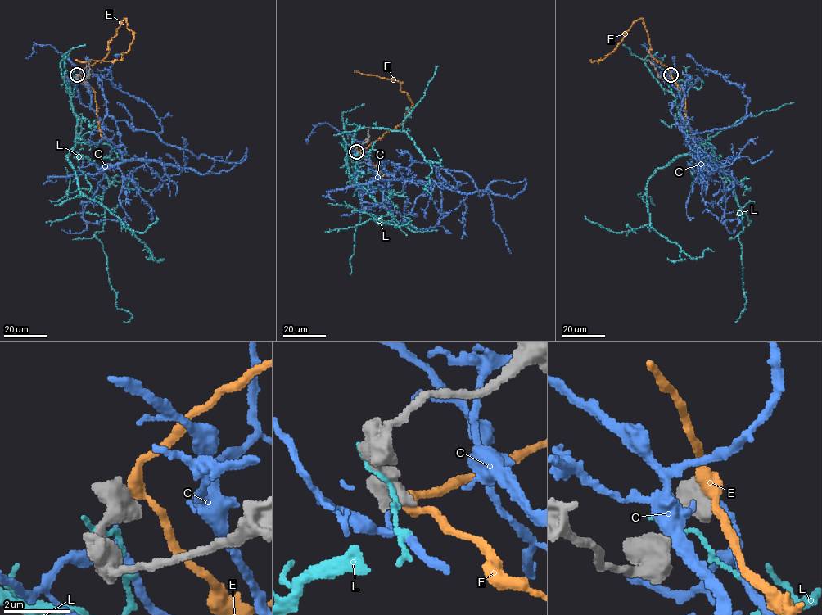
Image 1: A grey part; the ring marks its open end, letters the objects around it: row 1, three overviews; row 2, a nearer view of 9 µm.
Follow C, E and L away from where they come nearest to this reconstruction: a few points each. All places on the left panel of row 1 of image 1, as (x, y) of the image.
C: (78, 74), (124, 159), (203, 174), (246, 157), (166, 144), (155, 112), (112, 83), (119, 56)
E: (79, 74), (106, 56), (108, 42), (125, 18), (133, 40), (128, 50), (121, 53), (121, 60), (74, 60)
L: (76, 77), (74, 150), (108, 182), (106, 221), (95, 237), (116, 305), (132, 315), (124, 321)

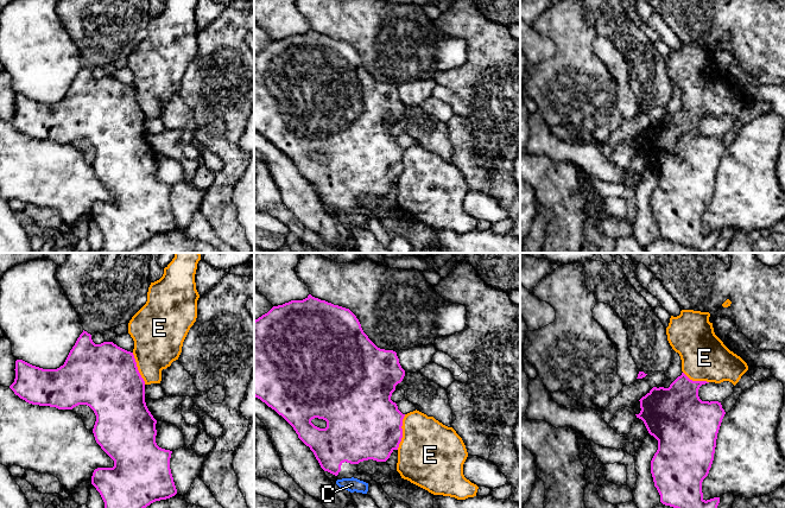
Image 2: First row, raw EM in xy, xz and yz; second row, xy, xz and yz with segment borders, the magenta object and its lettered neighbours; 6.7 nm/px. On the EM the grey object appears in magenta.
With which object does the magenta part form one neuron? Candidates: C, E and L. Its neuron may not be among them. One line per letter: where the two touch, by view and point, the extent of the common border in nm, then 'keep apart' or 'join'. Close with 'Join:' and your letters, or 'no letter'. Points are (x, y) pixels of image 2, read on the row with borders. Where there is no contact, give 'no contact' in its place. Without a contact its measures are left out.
C: no contact | keep apart
E: xz (402, 432) | 240 nm | keep apart
L: no contact | keep apart
Join: no letter

